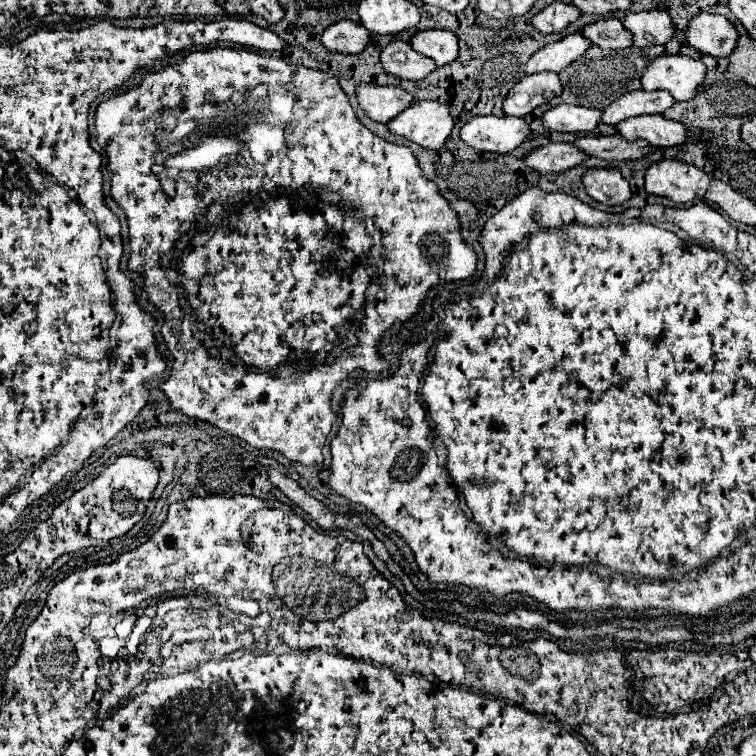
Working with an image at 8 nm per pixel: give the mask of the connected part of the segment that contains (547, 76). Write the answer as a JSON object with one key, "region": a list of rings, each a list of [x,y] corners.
{"region":[[[540,72],[540,74],[526,74],[516,86],[512,86],[510,94],[506,94],[502,102],[504,114],[510,116],[524,116],[530,114],[536,106],[546,104],[550,98],[562,92],[558,74],[554,72]]]}

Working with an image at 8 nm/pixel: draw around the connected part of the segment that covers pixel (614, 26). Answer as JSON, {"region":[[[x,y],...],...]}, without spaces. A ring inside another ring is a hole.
{"region":[[[616,18],[592,22],[582,28],[582,34],[584,34],[584,38],[588,38],[592,44],[596,44],[600,48],[622,50],[622,48],[632,46],[632,34]]]}

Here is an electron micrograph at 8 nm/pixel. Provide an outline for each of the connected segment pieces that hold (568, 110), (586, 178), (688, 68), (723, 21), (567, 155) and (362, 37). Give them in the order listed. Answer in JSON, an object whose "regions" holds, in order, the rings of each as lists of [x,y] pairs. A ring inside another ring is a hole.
{"regions":[[[[558,104],[542,114],[542,124],[550,132],[592,132],[600,122],[600,110],[572,104]]],[[[588,168],[582,176],[582,182],[588,196],[606,206],[622,204],[632,196],[630,184],[618,168]]],[[[660,54],[660,58],[652,58],[642,74],[642,88],[644,90],[666,90],[672,94],[674,100],[690,100],[696,88],[702,84],[706,74],[706,66],[700,60],[694,60],[684,54]]],[[[708,12],[694,16],[682,30],[682,34],[690,42],[690,46],[710,56],[728,56],[738,42],[734,24],[726,16]]],[[[548,144],[536,150],[530,150],[524,156],[524,164],[540,174],[552,174],[552,172],[564,172],[576,164],[580,164],[586,158],[574,144]]],[[[340,20],[330,24],[322,32],[322,44],[328,50],[334,52],[346,52],[346,54],[360,54],[368,44],[370,32],[352,20]]]]}

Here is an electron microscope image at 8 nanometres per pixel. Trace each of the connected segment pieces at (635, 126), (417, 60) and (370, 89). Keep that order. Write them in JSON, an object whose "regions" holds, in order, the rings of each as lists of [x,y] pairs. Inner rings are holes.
{"regions":[[[[650,114],[650,116],[636,116],[636,118],[628,118],[624,122],[620,122],[620,126],[616,126],[616,132],[622,138],[632,140],[646,140],[650,142],[650,146],[676,146],[676,144],[684,144],[684,140],[688,138],[688,130],[684,126],[680,126],[680,122],[668,120],[662,114]]],[[[392,40],[382,50],[380,62],[388,74],[404,80],[422,80],[436,68],[432,58],[416,54],[416,50],[412,50],[412,46],[402,40]]],[[[360,84],[356,88],[356,98],[360,108],[376,122],[388,122],[414,100],[412,94],[402,88],[378,84]]]]}

